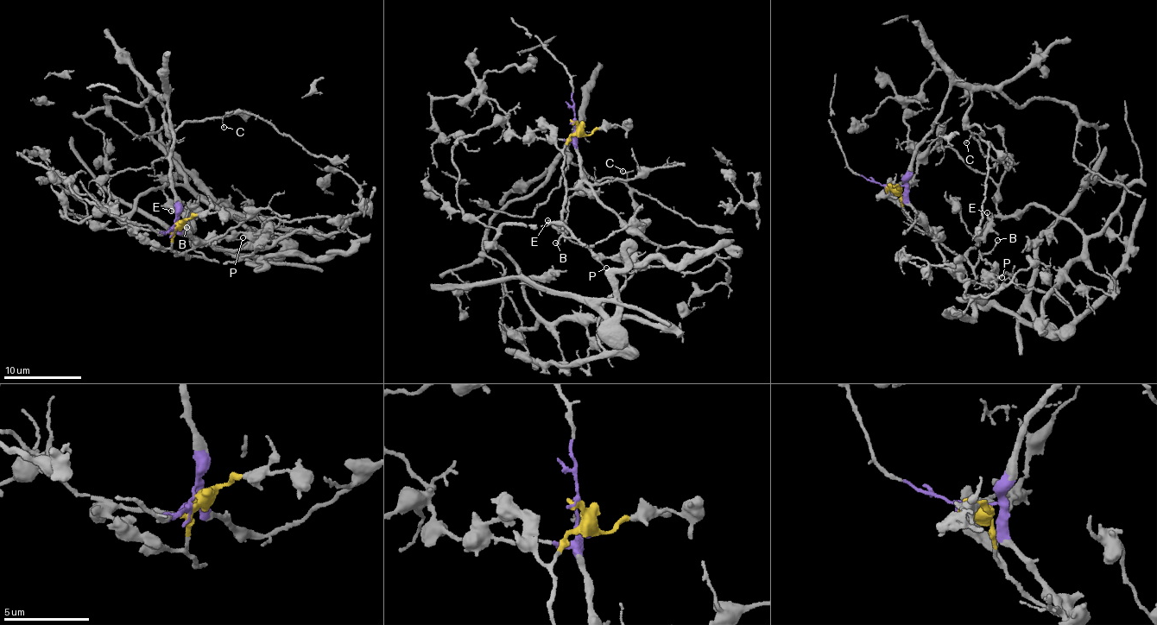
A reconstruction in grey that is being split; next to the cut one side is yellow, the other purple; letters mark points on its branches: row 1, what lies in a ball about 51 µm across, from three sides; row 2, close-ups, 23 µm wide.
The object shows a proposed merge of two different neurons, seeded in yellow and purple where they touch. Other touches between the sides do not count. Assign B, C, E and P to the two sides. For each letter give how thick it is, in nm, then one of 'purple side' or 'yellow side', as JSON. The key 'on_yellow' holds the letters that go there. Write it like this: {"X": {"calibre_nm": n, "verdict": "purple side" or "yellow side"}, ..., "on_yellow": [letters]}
{"B": {"calibre_nm": 140, "verdict": "yellow side"}, "C": {"calibre_nm": 110, "verdict": "purple side"}, "E": {"calibre_nm": 180, "verdict": "yellow side"}, "P": {"calibre_nm": 90, "verdict": "yellow side"}, "on_yellow": ["B", "E", "P"]}

